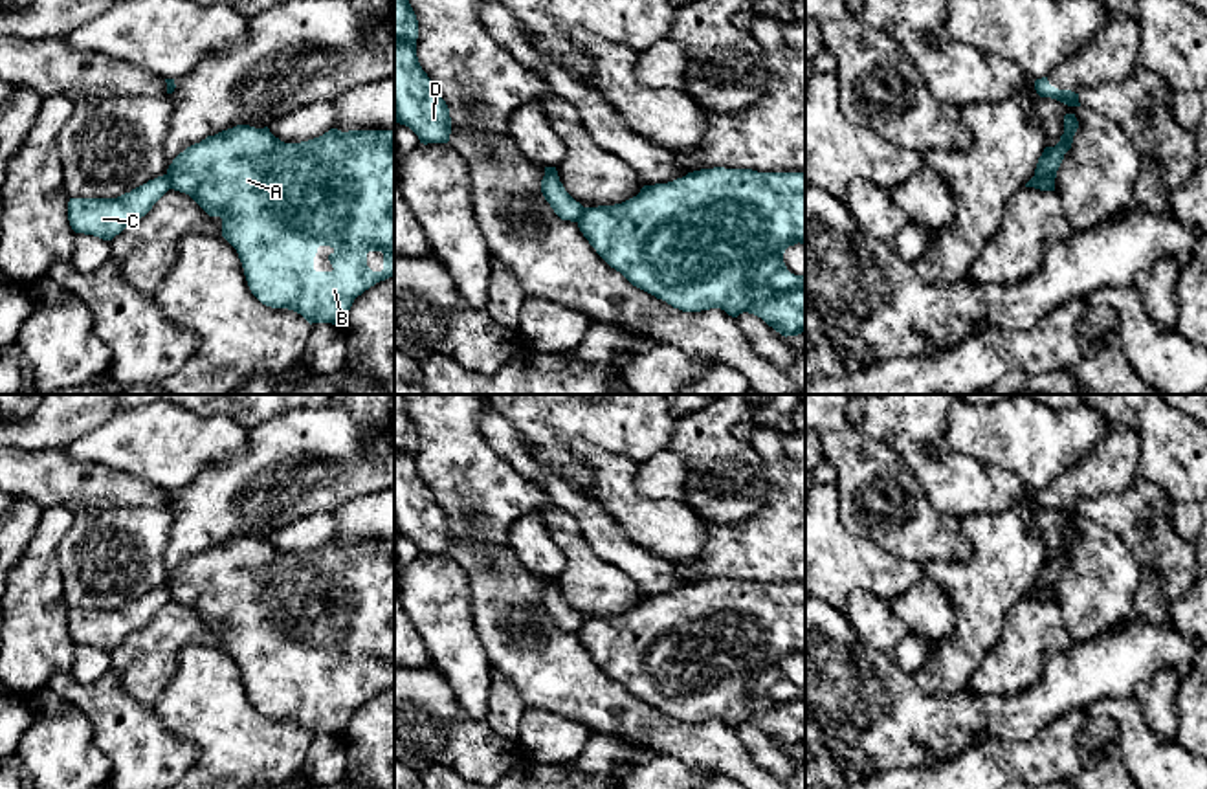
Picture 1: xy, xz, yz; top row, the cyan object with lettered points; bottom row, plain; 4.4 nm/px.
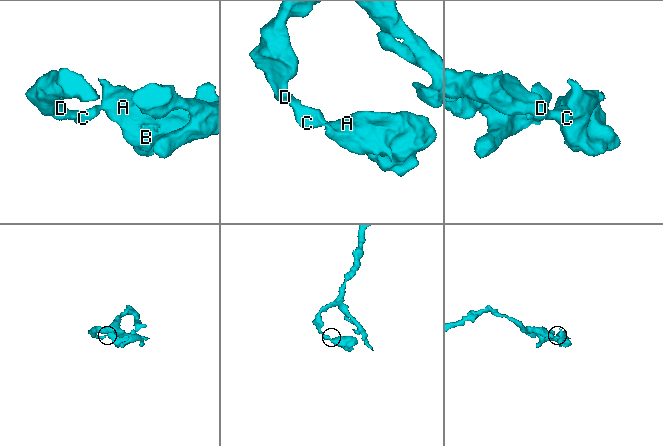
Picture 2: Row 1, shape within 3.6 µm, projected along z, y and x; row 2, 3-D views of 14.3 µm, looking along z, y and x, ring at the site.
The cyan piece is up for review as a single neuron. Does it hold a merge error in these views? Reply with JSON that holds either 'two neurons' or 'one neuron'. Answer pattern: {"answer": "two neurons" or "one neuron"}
{"answer": "two neurons"}

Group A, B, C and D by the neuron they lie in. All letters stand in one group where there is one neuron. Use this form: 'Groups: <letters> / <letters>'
Groups: A B / C D

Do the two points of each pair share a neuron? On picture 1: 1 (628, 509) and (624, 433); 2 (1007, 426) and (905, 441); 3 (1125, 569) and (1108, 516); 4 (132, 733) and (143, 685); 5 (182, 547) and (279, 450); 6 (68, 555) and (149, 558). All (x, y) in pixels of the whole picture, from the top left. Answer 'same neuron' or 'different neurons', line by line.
1: different neurons
2: different neurons
3: different neurons
4: different neurons
5: same neuron
6: same neuron

